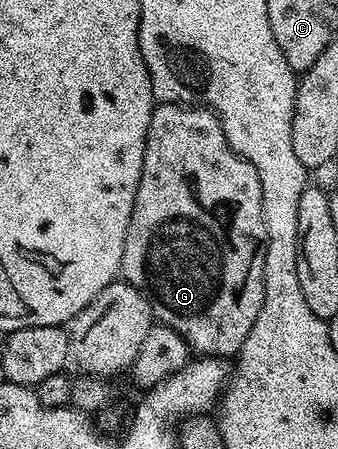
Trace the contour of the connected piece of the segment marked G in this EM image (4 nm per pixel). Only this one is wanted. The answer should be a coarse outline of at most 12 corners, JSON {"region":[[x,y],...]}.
{"region":[[212,109],[147,127],[120,276],[194,354],[265,298],[263,187]]}

